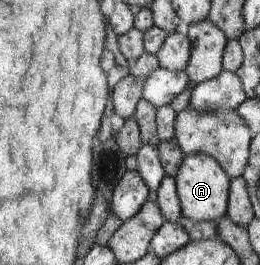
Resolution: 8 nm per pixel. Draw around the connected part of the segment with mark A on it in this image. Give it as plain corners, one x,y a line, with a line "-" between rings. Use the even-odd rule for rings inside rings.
190,154
185,157
175,177
180,198
182,216
193,222
216,222
226,215
231,179
219,163
206,154

